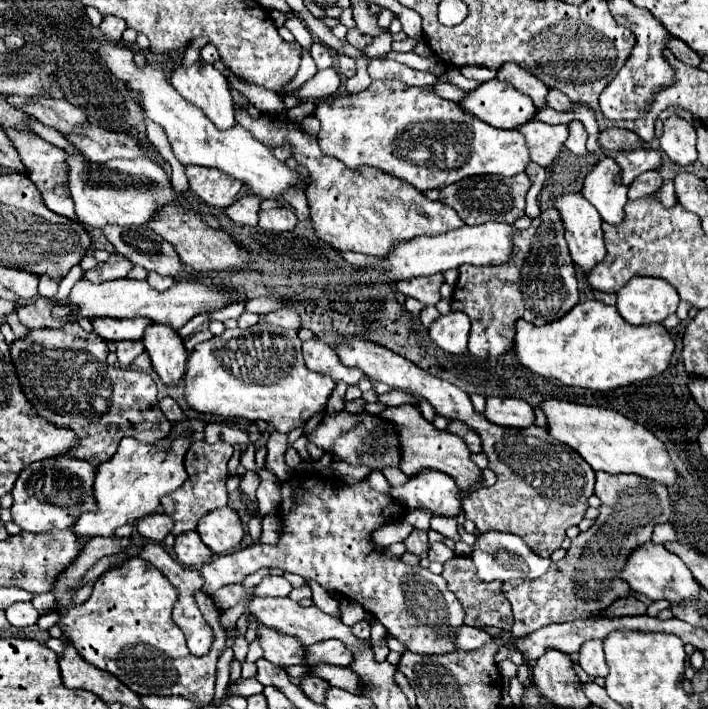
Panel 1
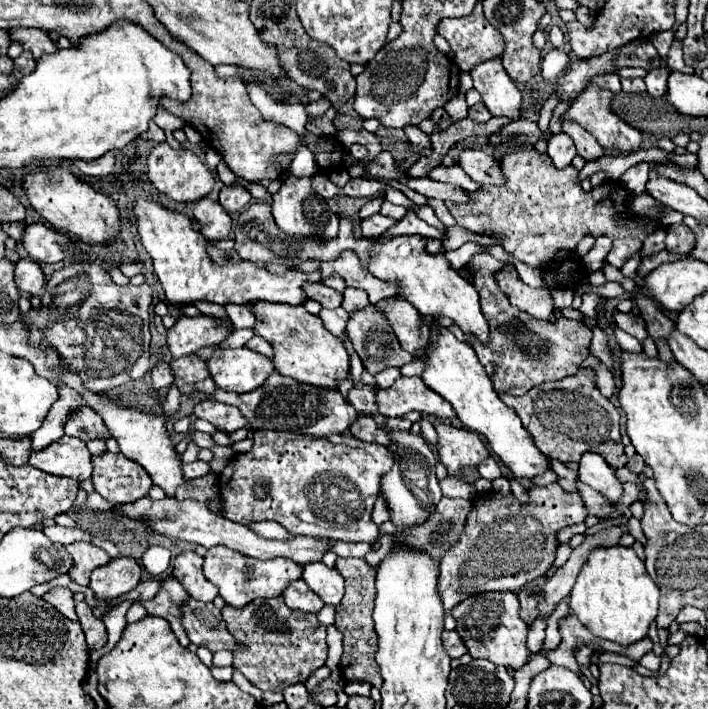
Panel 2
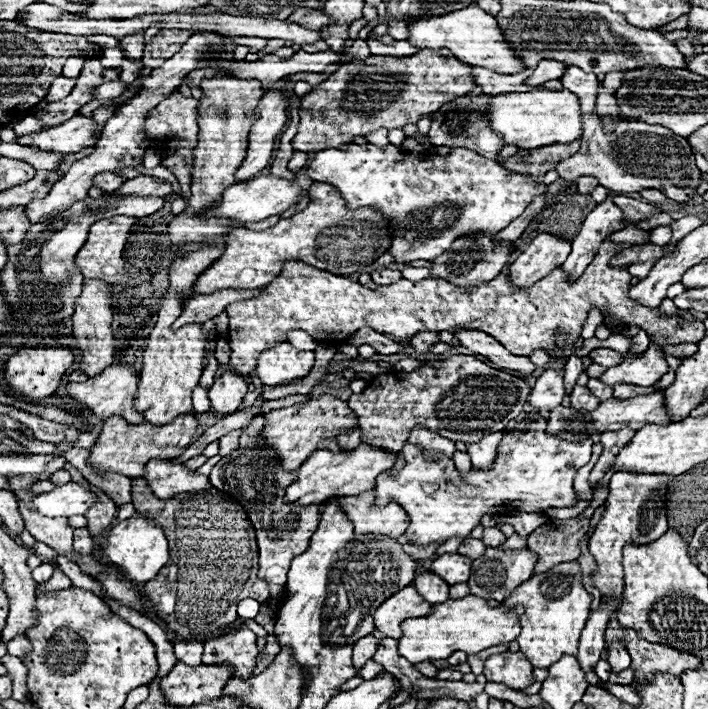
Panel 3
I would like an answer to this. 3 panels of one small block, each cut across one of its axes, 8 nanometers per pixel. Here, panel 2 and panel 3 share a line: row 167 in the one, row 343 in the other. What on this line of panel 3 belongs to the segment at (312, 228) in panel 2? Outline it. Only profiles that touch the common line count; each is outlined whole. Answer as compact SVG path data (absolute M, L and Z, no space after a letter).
M280 342L258 356L256 376L264 386L284 386L306 378L314 366L314 352L298 350L290 342Z

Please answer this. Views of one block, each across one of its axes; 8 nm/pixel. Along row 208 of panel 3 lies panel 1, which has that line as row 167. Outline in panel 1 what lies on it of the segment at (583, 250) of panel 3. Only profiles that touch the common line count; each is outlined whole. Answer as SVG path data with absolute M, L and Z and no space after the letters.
M612 158L596 162L592 172L586 176L580 192L600 212L602 220L610 224L620 224L624 216L624 204L628 200L628 186L622 184L620 168Z

